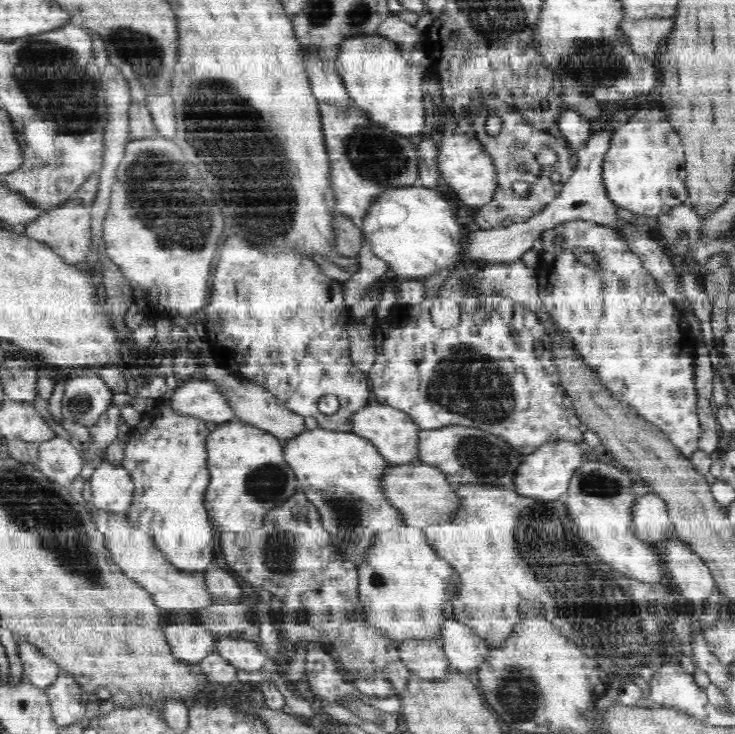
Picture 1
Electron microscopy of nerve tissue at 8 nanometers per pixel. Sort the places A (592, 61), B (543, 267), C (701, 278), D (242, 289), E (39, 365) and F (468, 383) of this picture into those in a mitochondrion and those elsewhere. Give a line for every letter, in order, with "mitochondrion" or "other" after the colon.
A: mitochondrion
B: other
C: other
D: other
E: other
F: mitochondrion

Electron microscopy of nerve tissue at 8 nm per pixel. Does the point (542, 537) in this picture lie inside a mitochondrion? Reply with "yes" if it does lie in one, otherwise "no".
yes

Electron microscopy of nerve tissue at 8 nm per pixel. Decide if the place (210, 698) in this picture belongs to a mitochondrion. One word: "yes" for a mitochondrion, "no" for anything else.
no

